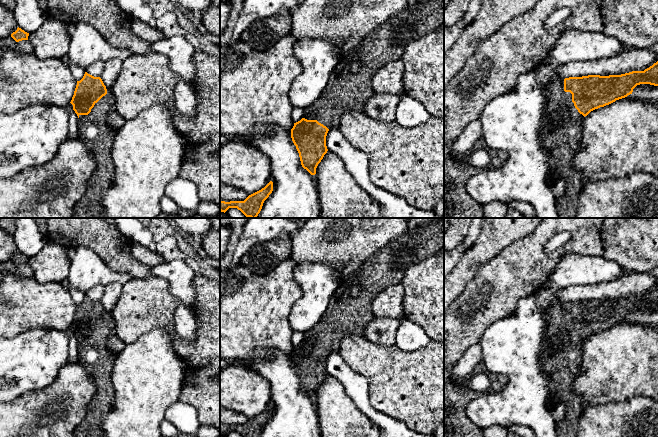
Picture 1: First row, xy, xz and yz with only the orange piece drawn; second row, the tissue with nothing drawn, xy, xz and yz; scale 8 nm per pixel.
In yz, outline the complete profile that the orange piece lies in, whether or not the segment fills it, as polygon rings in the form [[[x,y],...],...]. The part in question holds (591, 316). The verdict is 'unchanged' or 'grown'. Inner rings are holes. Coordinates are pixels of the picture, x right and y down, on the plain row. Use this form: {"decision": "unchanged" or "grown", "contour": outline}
{"decision": "grown", "contour": [[[658,285],[644,295],[632,295],[621,299],[609,300],[588,299],[569,301],[553,305],[546,310],[544,318],[547,327],[543,339],[540,362],[544,371],[549,376],[549,396],[547,404],[550,412],[552,412],[560,402],[564,403],[566,408],[563,420],[556,424],[558,437],[576,437],[577,434],[578,420],[583,409],[581,406],[581,398],[573,392],[573,385],[581,369],[584,342],[595,333],[609,329],[616,324],[632,318],[633,313],[640,308],[658,310]]]}

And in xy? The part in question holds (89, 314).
{"decision": "grown", "contour": [[[85,296],[83,302],[77,305],[74,319],[70,326],[78,340],[79,361],[82,363],[96,385],[84,420],[74,430],[73,437],[104,437],[102,421],[112,409],[115,389],[112,383],[112,371],[116,355],[108,349],[108,337],[116,333],[113,316],[108,313],[100,301],[94,301]]]}

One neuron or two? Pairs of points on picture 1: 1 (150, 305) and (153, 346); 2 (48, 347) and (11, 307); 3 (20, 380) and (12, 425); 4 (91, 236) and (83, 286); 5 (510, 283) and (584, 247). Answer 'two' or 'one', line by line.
1: two
2: two
3: two
4: two
5: one

